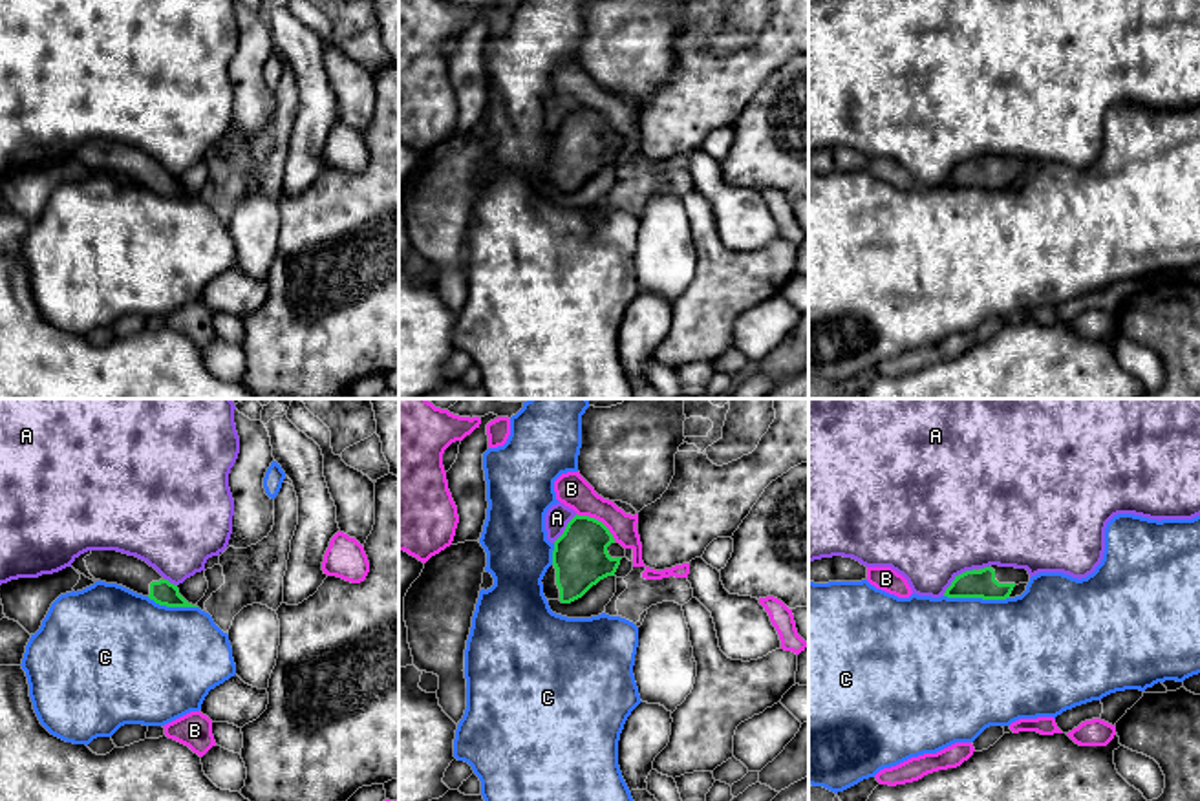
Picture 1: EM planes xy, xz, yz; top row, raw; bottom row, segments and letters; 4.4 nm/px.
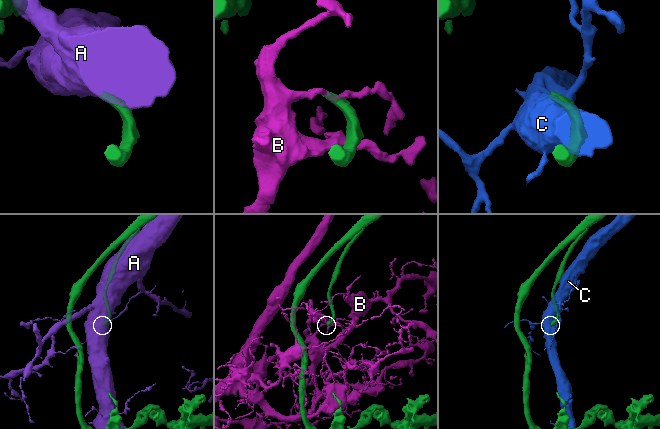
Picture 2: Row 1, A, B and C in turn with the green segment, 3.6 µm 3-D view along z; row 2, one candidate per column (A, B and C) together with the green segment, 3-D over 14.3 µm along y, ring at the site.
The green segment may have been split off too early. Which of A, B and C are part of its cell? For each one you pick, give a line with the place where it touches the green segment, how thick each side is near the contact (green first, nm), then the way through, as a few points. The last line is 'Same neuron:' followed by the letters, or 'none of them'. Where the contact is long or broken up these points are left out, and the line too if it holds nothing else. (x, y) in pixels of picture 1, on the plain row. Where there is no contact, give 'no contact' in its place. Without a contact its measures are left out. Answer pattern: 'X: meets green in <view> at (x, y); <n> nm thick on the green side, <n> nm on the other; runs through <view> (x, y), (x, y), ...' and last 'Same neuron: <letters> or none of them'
Same neuron: none of them

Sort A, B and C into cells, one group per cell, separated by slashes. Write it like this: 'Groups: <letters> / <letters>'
Groups: A / B / C

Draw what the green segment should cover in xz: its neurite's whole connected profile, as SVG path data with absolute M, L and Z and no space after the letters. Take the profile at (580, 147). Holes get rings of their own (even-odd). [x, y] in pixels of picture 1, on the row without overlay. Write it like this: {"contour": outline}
{"contour": "M576 104L554 132L552 155L541 170L545 188L571 194L582 188L600 170L615 166L622 148L609 146L607 137L611 134L615 134L615 128L602 112Z"}

